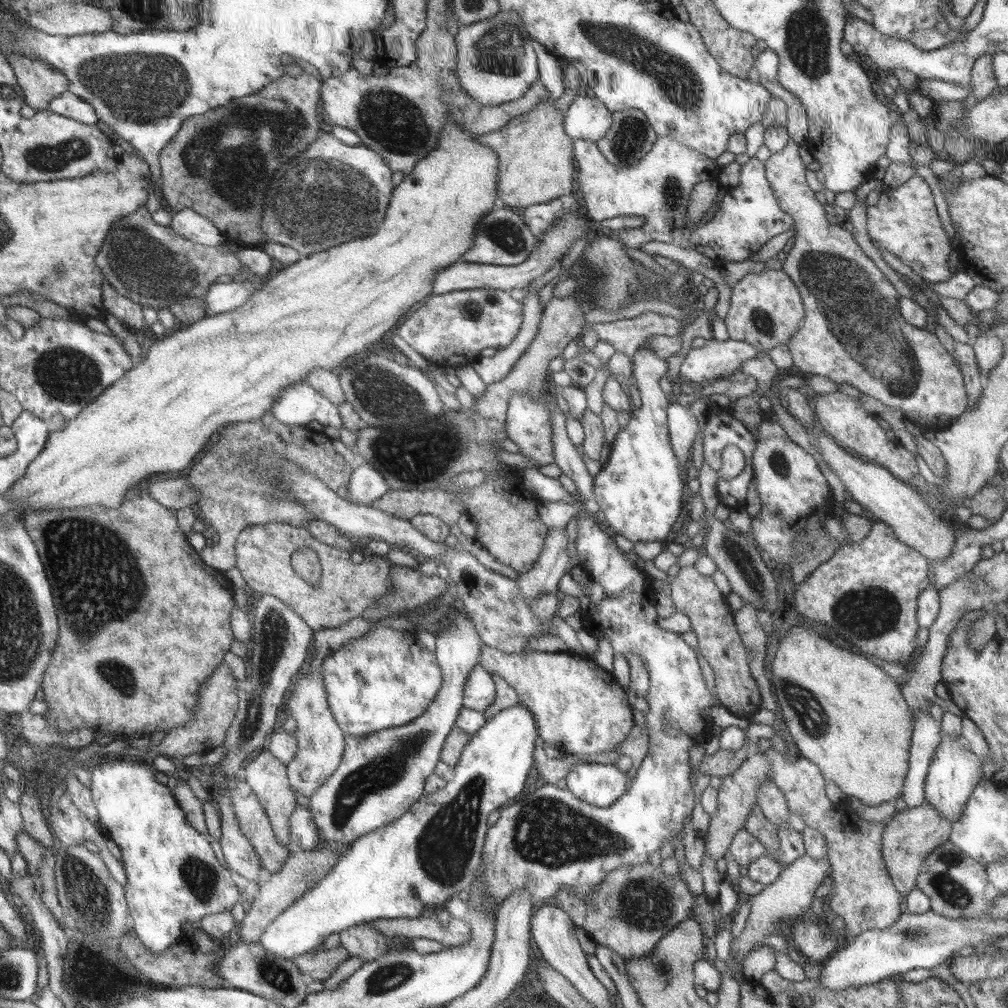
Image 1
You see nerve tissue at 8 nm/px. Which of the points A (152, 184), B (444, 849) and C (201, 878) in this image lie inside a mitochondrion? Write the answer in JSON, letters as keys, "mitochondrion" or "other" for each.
{"A":"other","B":"mitochondrion","C":"mitochondrion"}

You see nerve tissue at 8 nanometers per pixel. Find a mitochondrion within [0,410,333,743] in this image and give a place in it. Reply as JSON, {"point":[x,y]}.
{"point":[120,594]}

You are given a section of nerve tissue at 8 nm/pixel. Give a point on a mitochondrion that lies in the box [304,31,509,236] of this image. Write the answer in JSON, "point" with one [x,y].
{"point":[391,119]}

